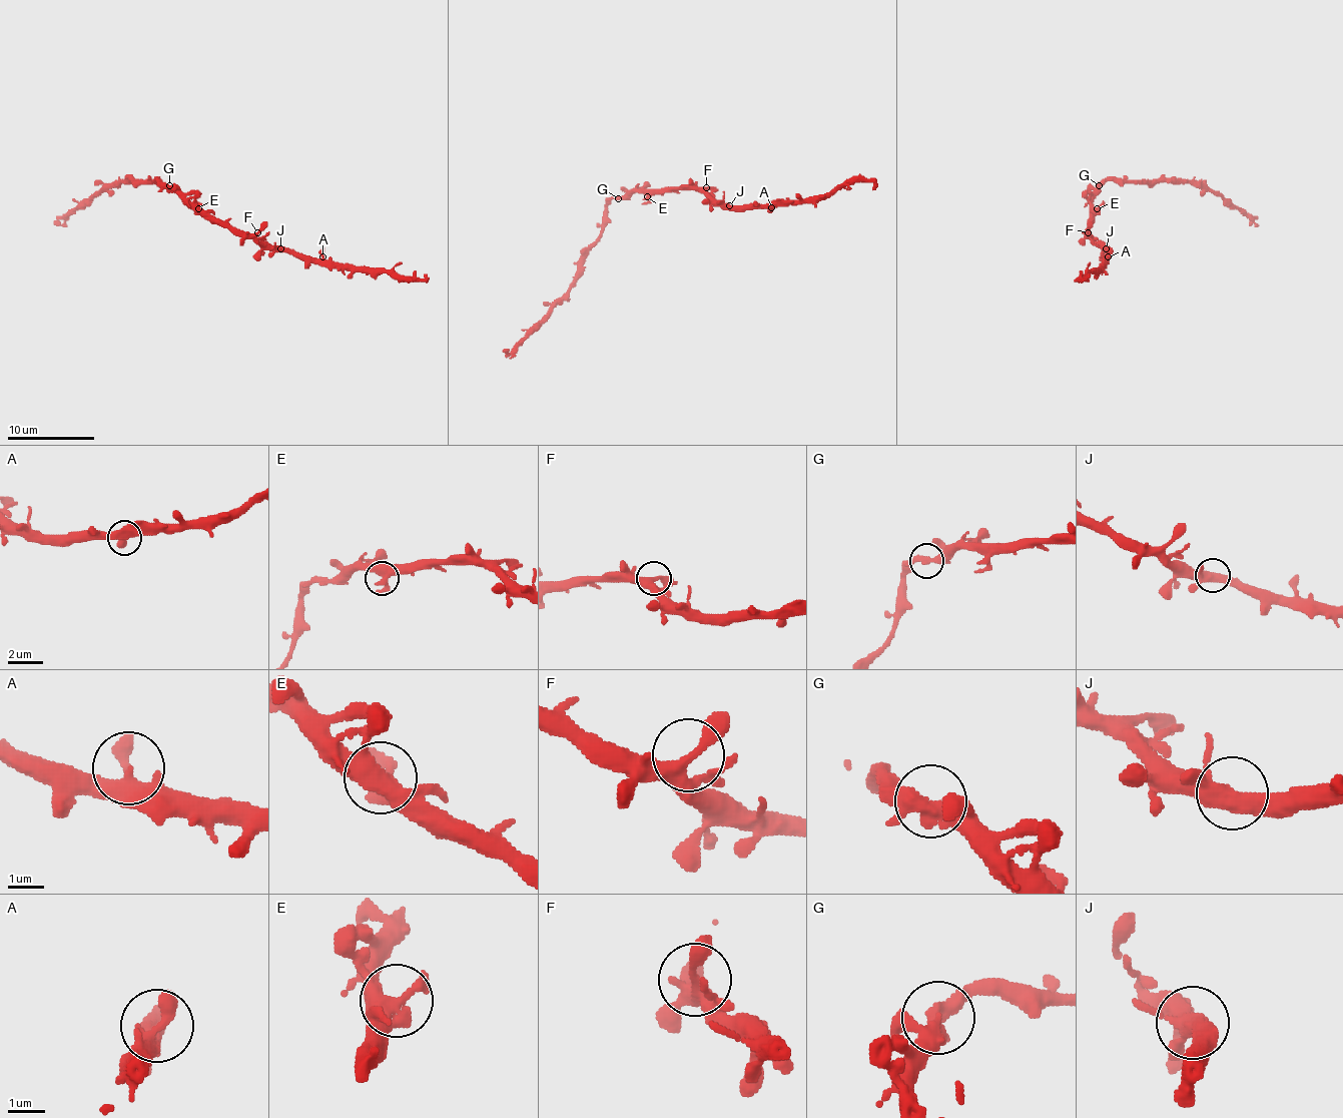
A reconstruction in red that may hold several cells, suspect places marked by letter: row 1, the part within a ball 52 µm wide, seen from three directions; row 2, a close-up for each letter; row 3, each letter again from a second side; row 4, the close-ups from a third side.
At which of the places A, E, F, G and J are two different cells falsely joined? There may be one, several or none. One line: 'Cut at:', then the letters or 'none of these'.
Cut at: G

